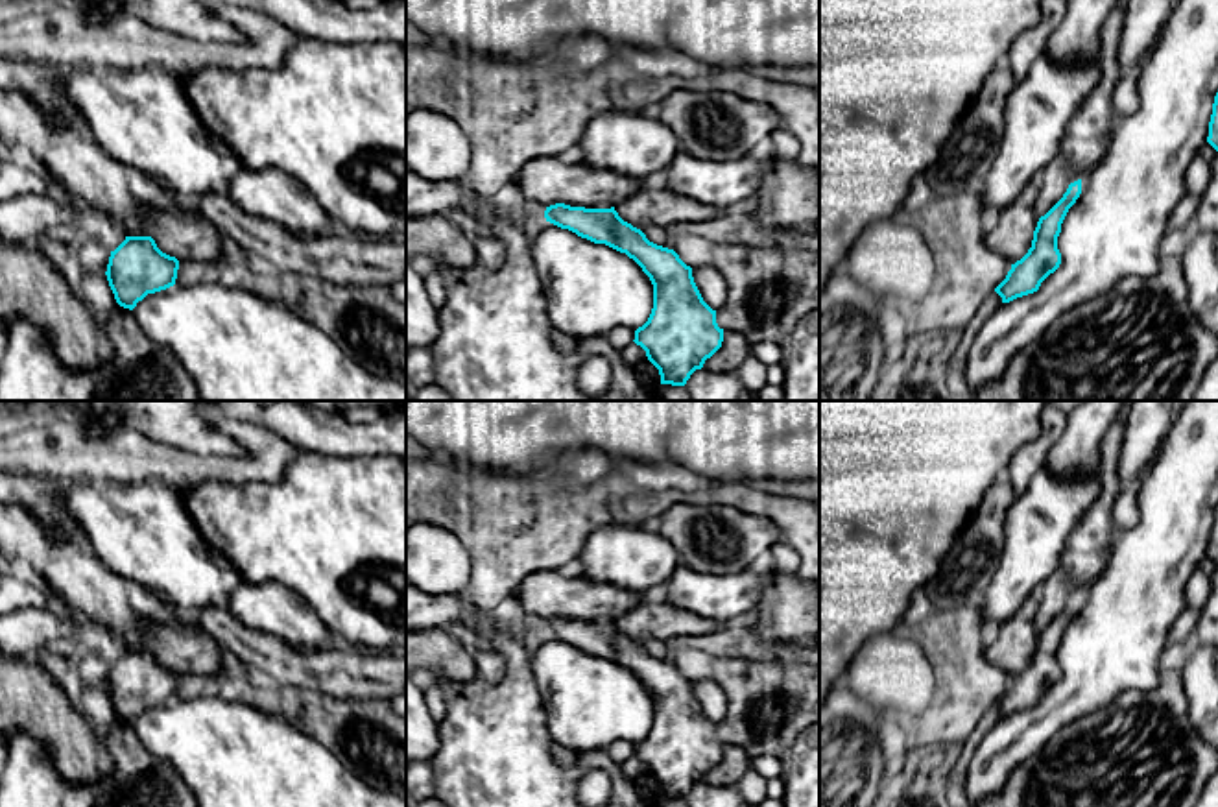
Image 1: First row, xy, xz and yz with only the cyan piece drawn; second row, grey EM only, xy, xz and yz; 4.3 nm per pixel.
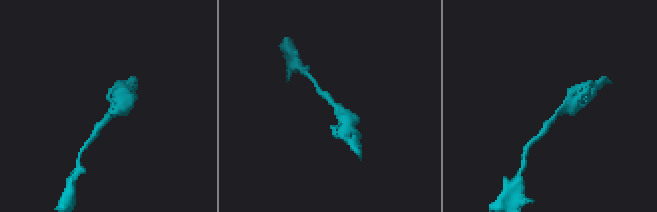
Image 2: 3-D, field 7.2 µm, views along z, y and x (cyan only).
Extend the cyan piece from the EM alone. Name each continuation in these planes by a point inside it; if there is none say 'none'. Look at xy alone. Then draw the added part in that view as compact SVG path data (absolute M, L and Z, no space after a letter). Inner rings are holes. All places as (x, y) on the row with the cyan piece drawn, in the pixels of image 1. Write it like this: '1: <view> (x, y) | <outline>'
none

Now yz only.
none

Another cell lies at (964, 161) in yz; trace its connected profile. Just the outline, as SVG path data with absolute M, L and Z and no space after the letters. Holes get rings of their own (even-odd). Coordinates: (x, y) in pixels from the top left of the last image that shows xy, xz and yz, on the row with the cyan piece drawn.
M1002 55L980 92L956 120L936 161L923 172L934 194L980 194L1002 146L1004 107L1015 85L1008 55Z

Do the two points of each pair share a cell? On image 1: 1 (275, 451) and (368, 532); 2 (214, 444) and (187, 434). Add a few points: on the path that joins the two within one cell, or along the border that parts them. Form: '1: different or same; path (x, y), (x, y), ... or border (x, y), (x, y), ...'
1: different; border (303, 451), (277, 481), (250, 481)
2: same; path (207, 440), (194, 434)

